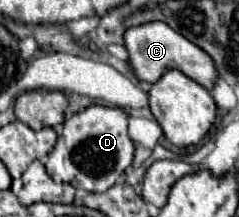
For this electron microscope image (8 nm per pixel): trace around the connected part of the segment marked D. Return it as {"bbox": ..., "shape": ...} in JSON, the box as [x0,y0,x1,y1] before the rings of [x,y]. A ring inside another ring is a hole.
{"bbox":[46,106,134,192],"shape":[[[88,106],[86,110],[74,114],[70,120],[64,122],[62,134],[54,150],[46,158],[46,172],[52,176],[54,182],[66,182],[74,188],[82,188],[88,192],[104,192],[116,184],[120,174],[132,164],[134,158],[134,142],[128,136],[128,114],[122,108],[108,108],[108,106]]]}

